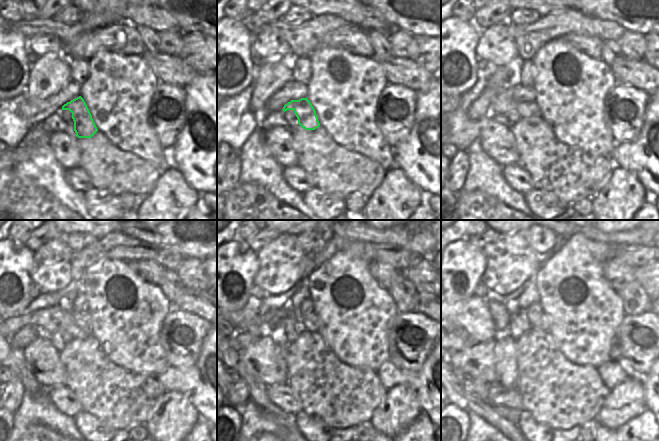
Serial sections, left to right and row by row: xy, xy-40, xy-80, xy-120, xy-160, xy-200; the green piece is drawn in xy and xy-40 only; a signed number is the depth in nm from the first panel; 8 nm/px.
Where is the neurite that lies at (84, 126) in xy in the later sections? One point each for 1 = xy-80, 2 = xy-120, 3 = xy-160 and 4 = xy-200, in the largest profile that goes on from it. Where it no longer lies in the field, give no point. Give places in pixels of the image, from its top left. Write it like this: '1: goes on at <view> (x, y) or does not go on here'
1: goes on at xy-80 (503, 102)
2: goes on at xy-120 (55, 319)
3: goes on at xy-160 (276, 318)
4: goes on at xy-200 (526, 326)

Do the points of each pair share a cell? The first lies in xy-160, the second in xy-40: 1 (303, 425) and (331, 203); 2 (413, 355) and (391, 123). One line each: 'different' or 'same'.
1: same
2: same

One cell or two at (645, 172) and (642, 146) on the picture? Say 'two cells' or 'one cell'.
one cell

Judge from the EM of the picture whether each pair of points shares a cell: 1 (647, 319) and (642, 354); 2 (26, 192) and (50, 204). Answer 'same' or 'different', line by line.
1: same
2: same

